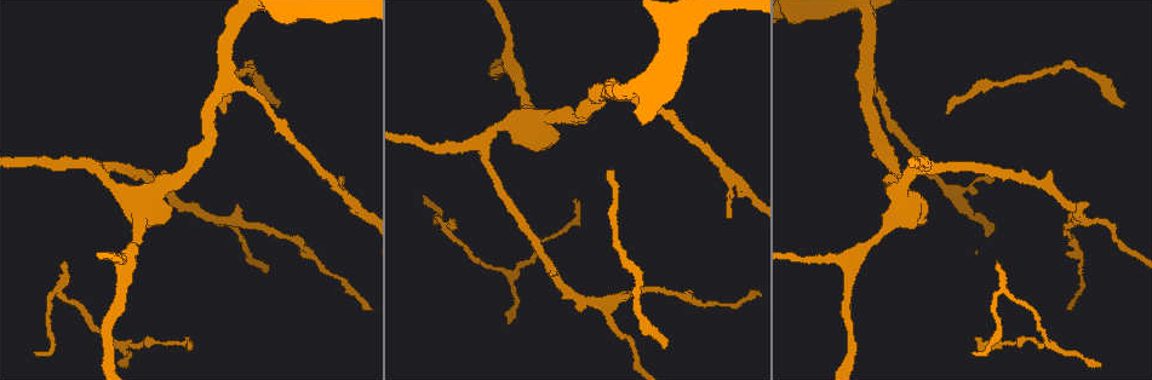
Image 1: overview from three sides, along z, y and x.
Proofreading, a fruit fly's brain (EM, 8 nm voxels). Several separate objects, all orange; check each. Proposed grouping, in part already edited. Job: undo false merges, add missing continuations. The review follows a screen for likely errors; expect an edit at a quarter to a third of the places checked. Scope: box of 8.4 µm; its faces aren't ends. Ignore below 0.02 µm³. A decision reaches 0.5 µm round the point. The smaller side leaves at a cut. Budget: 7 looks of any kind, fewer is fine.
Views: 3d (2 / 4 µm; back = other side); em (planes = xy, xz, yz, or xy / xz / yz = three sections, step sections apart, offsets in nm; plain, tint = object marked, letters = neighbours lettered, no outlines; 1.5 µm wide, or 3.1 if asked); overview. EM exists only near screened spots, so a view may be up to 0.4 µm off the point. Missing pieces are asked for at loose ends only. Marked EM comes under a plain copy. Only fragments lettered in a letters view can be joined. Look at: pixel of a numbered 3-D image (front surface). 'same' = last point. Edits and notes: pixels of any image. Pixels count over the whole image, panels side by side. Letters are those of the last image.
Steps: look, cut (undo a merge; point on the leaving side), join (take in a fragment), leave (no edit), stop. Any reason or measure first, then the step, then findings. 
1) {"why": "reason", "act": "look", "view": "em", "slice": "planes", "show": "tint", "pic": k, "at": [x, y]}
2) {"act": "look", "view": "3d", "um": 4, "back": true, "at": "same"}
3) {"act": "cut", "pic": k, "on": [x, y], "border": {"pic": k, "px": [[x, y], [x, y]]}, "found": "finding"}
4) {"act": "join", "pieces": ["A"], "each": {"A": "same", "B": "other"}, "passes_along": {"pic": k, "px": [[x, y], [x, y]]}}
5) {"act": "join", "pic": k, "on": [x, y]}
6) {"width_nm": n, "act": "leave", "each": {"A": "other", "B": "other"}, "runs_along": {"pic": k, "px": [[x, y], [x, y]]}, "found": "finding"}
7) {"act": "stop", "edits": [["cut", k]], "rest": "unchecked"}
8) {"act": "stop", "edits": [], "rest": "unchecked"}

{"why": "branch stops here", "act": "look", "view": "em", "slice": "planes", "show": "letters", "pic": 1, "at": [341, 180]}

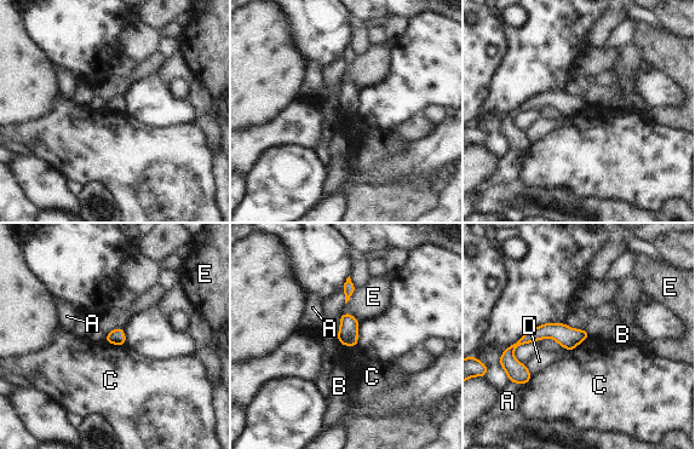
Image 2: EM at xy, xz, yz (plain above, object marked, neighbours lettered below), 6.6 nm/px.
{"act": "leave", "each": {"A": "other", "B": "other", "C": "other", "D": "other", "E": "other"}, "border": {"pic": 2, "px": [[539, 339], [552, 338], [566, 349]]}, "found": "no lettered fragment goes on from it"}

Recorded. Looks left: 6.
{"why": "branch stops here", "act": "look", "view": "em", "slice": "yz", "step": 4, "show": "tint", "pic": 1, "at": [996, 263]}

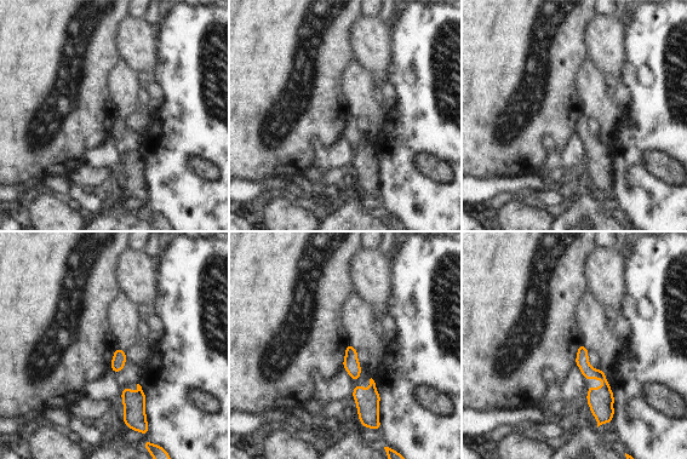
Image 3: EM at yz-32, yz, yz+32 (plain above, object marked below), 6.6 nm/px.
{"act": "look", "view": "em", "slice": "planes", "show": "letters", "at": "same"}

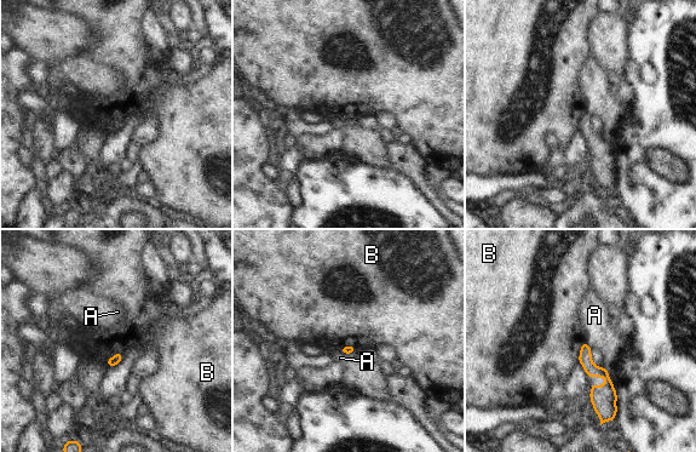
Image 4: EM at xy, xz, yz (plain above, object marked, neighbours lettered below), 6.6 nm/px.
{"act": "leave", "each": {"A": "other", "B": "other"}, "runs_along": {"pic": 4, "px": [[584, 347], [585, 360], [608, 379], [607, 413]]}, "found": "no lettered fragment goes on from it"}

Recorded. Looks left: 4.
{"why": "branch point", "act": "look", "view": "em", "slice": "planes", "show": "letters", "pic": 1, "at": [96, 167]}

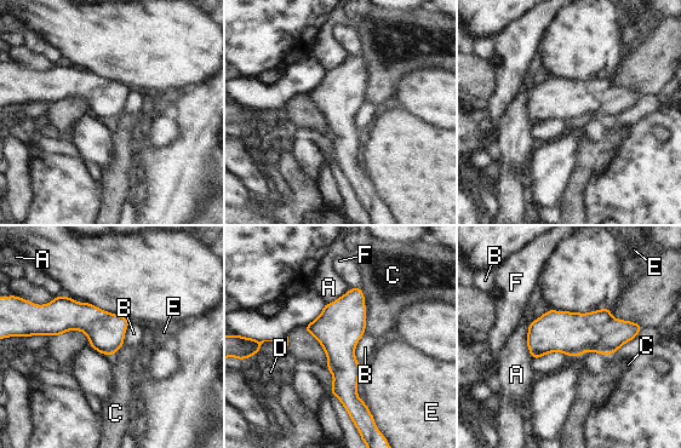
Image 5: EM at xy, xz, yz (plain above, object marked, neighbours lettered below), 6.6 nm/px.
{"width_nm": 260, "act": "leave", "each": {"A": "other", "B": "other", "C": "other", "D": "other", "E": "other", "F": "other"}, "border": {"pic": 5, "px": [[365, 333], [355, 346], [359, 362]]}, "found": "one neuron here"}

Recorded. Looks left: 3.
{"act": "stop", "edits": [], "rest": "unchecked"}

